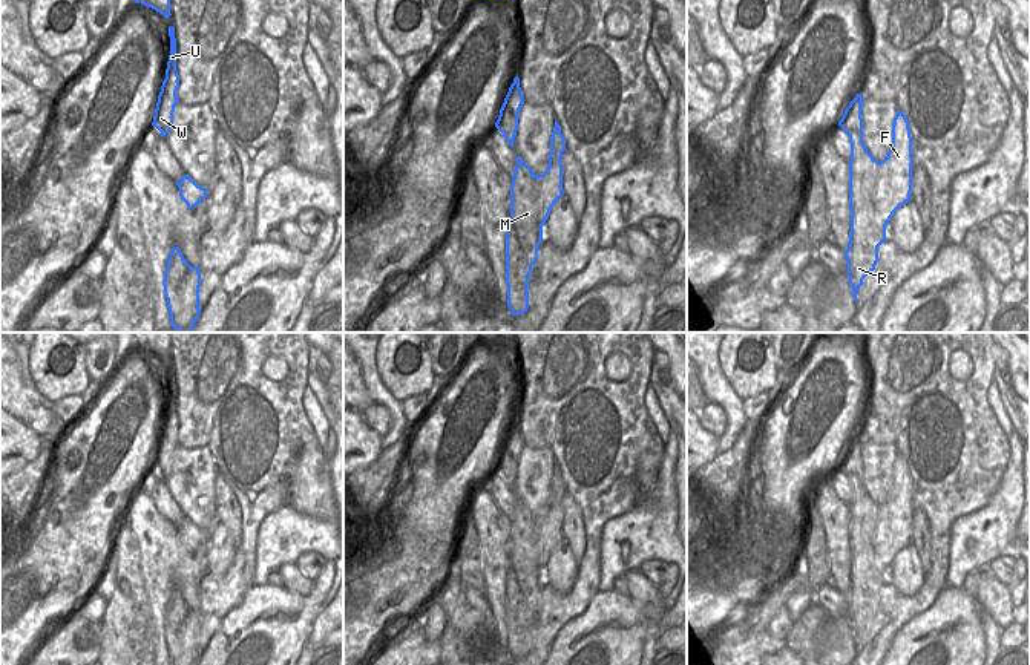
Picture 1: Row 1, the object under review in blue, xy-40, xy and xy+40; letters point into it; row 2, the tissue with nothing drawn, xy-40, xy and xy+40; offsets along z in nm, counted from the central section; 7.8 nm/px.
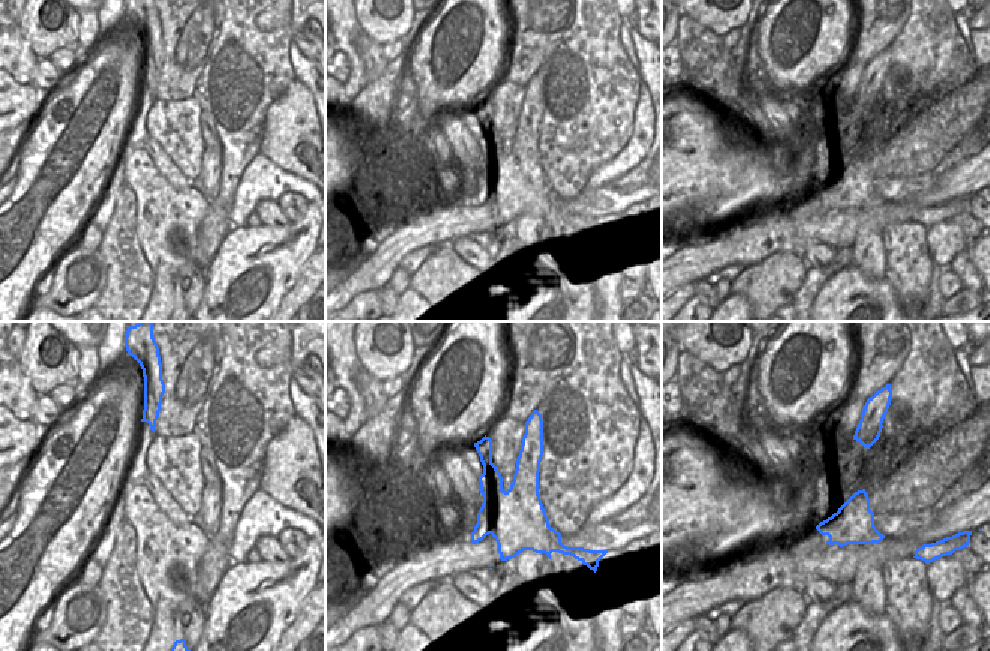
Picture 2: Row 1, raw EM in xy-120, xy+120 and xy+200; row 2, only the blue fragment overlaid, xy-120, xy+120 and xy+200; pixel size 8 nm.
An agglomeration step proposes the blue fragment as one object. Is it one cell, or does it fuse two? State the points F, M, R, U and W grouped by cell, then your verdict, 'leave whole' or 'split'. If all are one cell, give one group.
F / M R U W | split

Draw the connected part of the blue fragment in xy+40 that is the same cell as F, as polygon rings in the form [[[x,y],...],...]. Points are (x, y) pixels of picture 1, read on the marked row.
[[[897,109],[892,124],[892,146],[880,161],[875,185],[875,222],[886,228],[894,213],[910,201],[912,192],[912,136],[906,115]]]

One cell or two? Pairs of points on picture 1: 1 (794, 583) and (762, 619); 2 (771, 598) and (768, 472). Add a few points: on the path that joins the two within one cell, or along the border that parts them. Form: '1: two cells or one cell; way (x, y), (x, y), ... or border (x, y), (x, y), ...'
1: one cell; way (785, 589), (764, 610)
2: two cells; border (796, 561), (748, 615)

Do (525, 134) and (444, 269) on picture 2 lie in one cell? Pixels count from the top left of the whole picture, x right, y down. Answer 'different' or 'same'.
different

